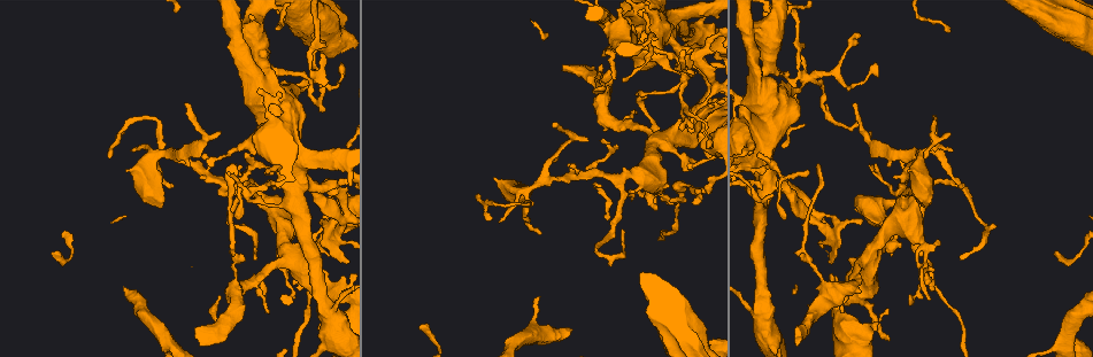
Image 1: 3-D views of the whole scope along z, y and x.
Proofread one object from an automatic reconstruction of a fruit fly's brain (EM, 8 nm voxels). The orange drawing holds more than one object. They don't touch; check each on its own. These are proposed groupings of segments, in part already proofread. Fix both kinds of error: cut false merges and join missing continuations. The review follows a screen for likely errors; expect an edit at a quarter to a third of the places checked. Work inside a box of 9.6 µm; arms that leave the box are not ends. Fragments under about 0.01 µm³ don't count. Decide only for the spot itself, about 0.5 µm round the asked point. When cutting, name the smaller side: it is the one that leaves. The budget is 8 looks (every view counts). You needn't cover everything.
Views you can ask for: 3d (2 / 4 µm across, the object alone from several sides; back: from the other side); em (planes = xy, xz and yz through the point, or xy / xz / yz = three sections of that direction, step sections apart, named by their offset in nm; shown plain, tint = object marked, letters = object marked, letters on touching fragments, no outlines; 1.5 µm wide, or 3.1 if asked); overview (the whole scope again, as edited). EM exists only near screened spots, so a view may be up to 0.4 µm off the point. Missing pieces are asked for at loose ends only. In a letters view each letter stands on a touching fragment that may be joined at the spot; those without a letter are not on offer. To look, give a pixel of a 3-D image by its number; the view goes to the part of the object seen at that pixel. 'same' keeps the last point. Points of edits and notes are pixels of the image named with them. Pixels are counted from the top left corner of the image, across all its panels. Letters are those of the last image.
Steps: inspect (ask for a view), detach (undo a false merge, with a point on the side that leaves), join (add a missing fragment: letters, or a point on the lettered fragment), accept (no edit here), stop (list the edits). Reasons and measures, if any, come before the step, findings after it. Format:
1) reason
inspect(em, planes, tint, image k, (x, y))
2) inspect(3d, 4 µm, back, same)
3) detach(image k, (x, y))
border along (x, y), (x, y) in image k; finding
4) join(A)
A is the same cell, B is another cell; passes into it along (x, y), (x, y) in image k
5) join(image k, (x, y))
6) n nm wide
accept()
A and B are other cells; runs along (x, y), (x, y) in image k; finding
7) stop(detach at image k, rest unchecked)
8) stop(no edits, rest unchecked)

free end
inspect(3d, 4 µm, image 1, (961, 183))

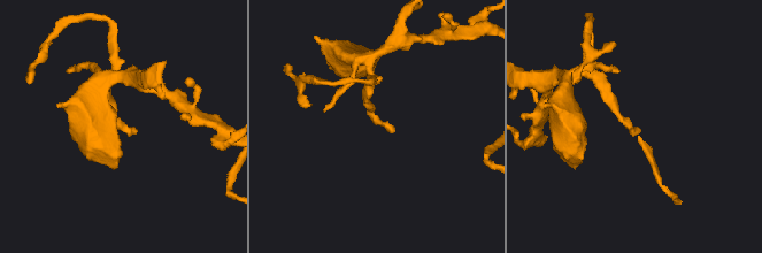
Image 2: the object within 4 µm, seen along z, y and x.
shape alone is not enough
inspect(em, planes, letters, image 2, (137, 130))

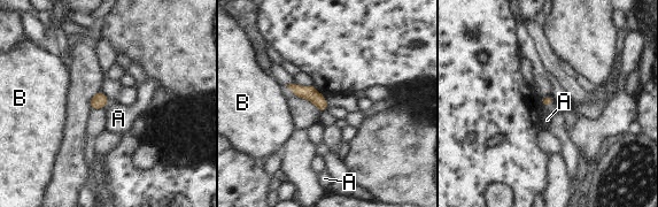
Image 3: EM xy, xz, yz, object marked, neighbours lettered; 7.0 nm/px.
A touches over 60 nm
accept()
A and B are other cells; no lettered fragment goes on from it

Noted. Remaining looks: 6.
abrupt turn
inspect(em, yz, step 4, tint, image 1, (653, 194))

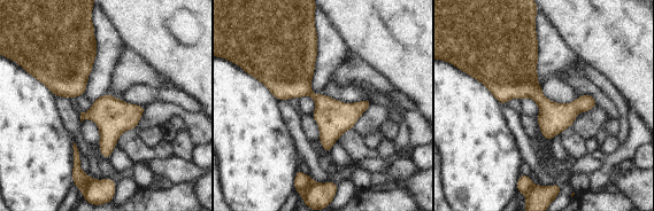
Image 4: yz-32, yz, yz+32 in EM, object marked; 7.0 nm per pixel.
another direction
inspect(em, planes, letters, same)

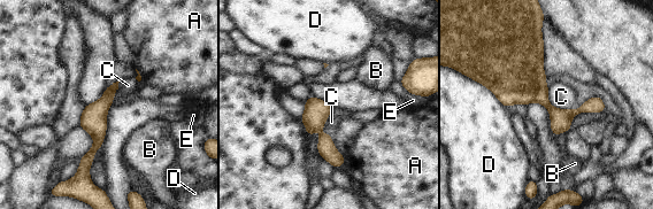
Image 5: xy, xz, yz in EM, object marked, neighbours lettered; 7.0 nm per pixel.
C touches over 320 nm
accept()
A, B, C, D and E are other cells; runs along (115, 85), (98, 109), (98, 144), (84, 171) in image 5; one neuron here

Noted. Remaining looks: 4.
abrupt turn
inspect(em, xy, step 4, tint, image 1, (572, 137))

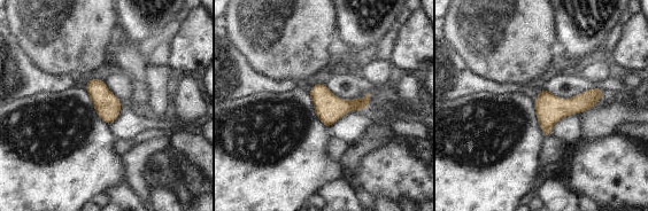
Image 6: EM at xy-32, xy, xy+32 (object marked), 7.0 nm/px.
inspect(em, yz, step 8, letters, same)

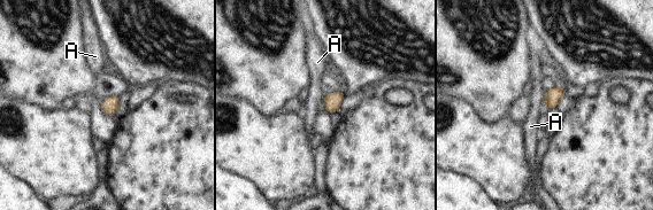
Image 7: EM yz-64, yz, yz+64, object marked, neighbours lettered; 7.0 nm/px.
accept()
A is another cell; border along (546, 92), (544, 107) in image 7; continuous, no second neuron

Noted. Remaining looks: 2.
stop(no edits, rest unchecked)

